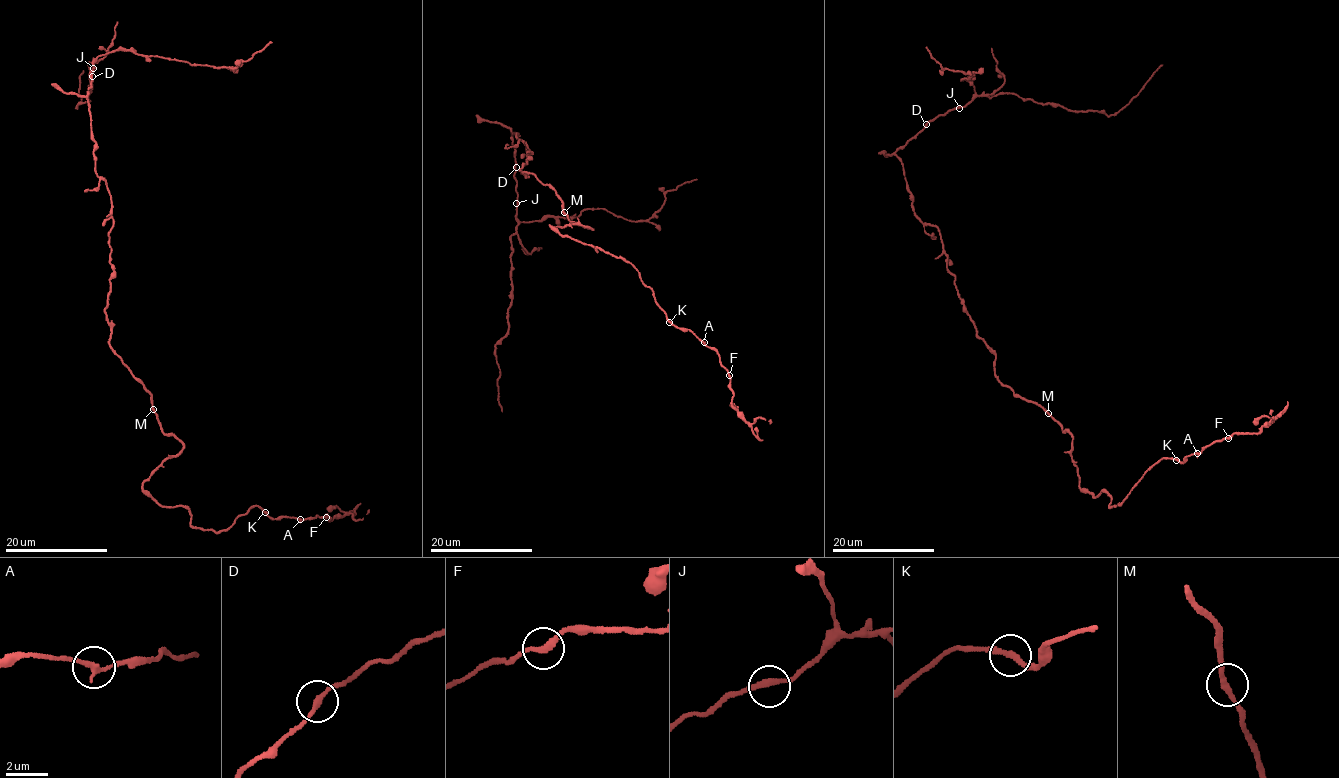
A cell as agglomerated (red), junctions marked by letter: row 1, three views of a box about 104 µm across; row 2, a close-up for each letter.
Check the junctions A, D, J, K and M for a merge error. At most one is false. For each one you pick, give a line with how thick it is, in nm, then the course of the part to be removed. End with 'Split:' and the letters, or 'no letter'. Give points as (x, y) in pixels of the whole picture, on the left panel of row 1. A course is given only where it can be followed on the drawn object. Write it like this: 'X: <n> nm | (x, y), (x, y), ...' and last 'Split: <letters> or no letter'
Split: no letter

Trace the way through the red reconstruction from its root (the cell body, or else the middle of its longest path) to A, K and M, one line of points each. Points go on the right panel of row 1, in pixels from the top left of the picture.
A: (996, 358), (998, 380), (1072, 436), (1079, 487), (1094, 497), (1102, 490), (1110, 507), (1163, 458), (1197, 454)
K: (996, 358), (998, 380), (1072, 436), (1079, 487), (1094, 497), (1102, 490), (1110, 507), (1160, 460), (1176, 460)
M: (996, 358), (994, 375), (998, 380), (1015, 395), (1039, 405), (1048, 413)

